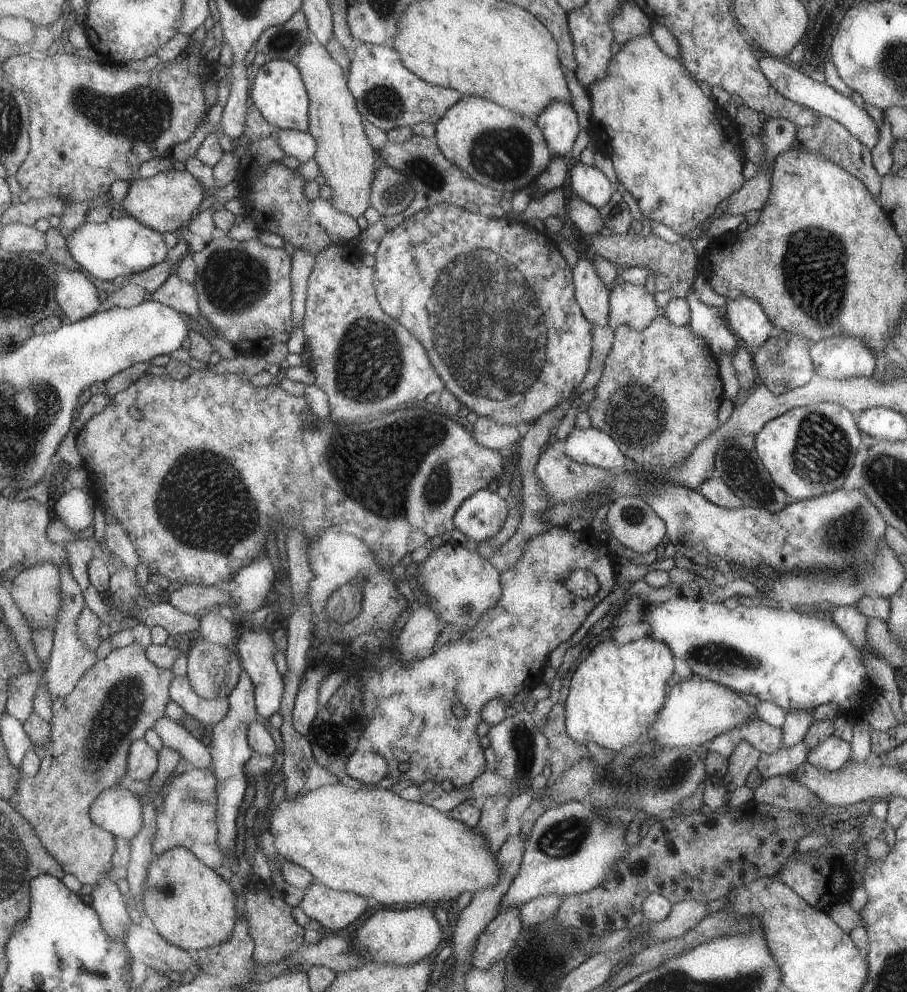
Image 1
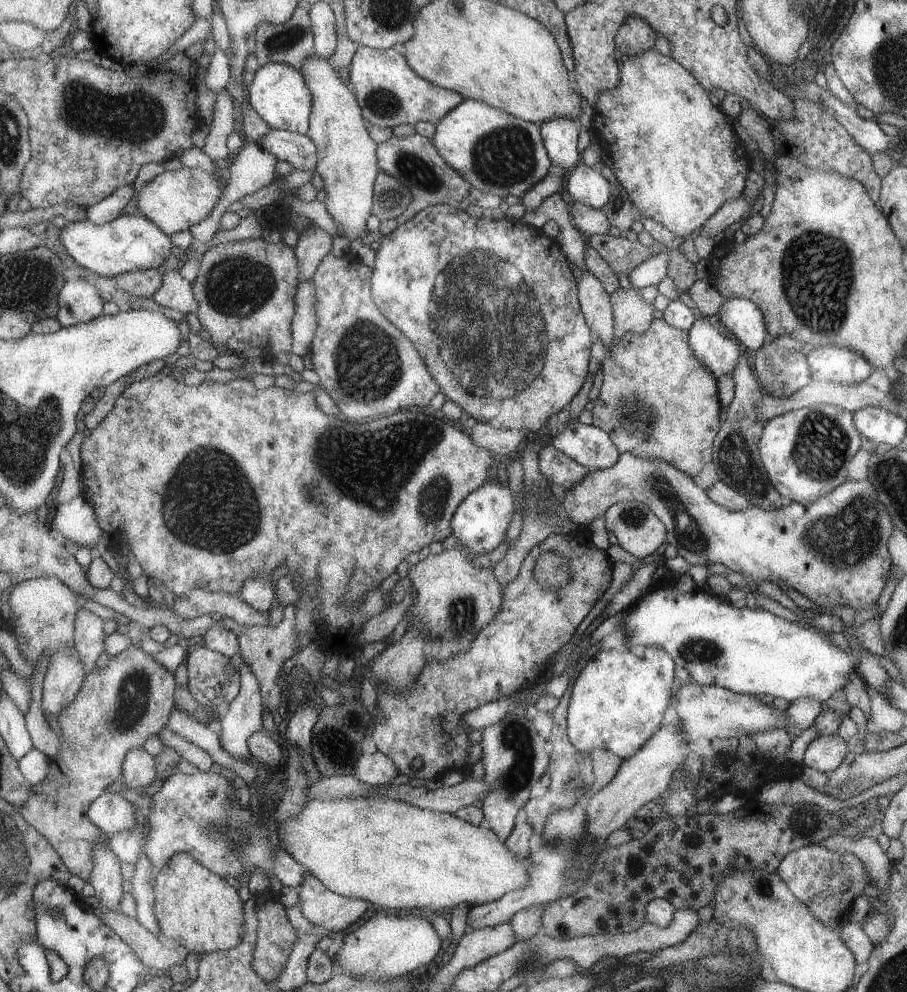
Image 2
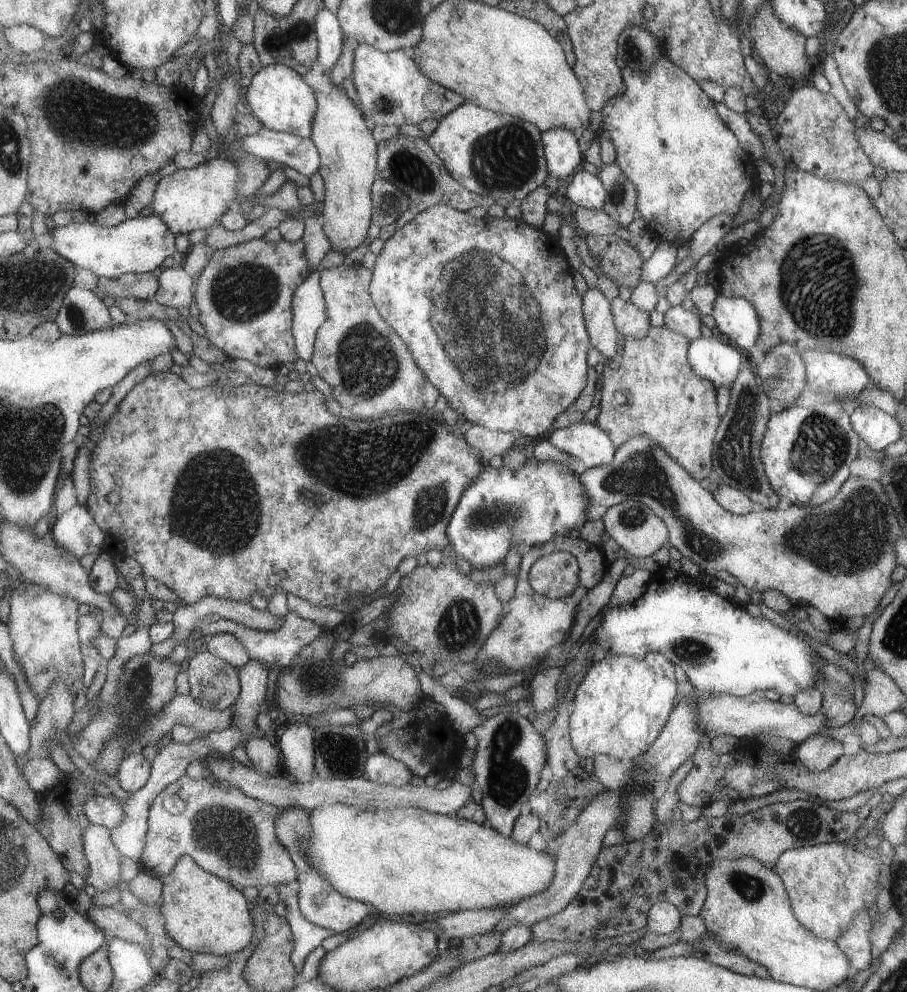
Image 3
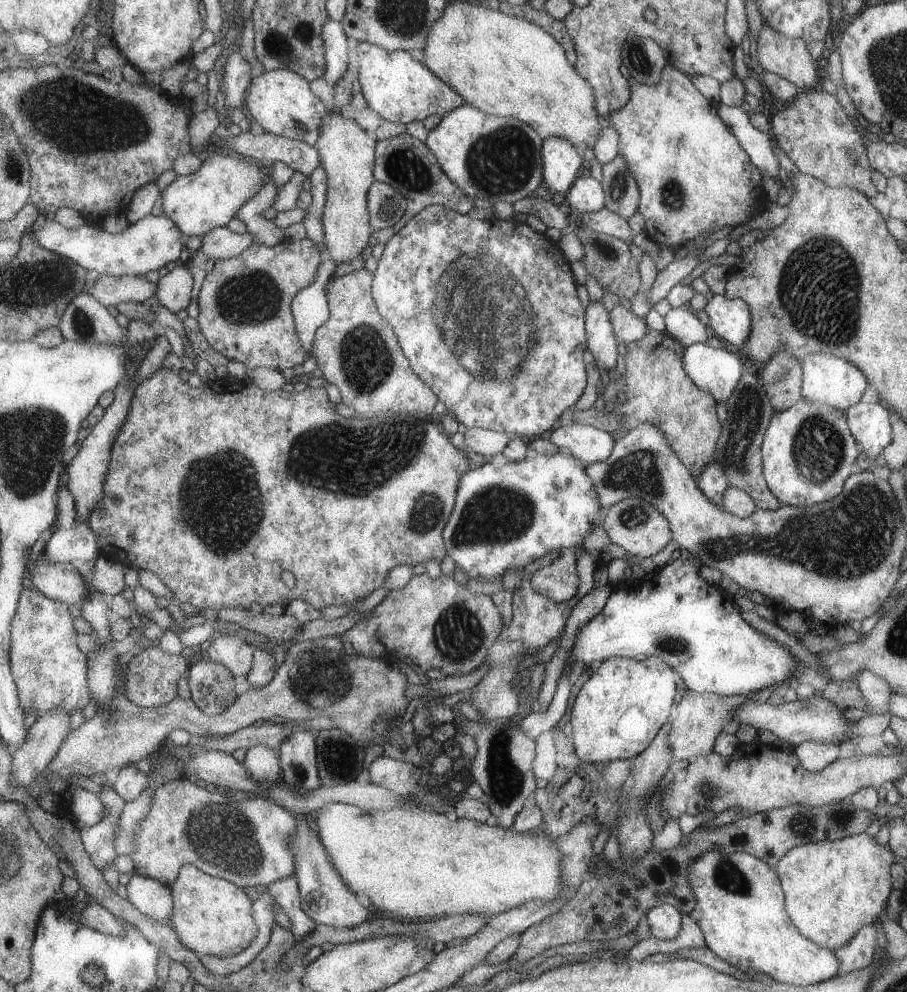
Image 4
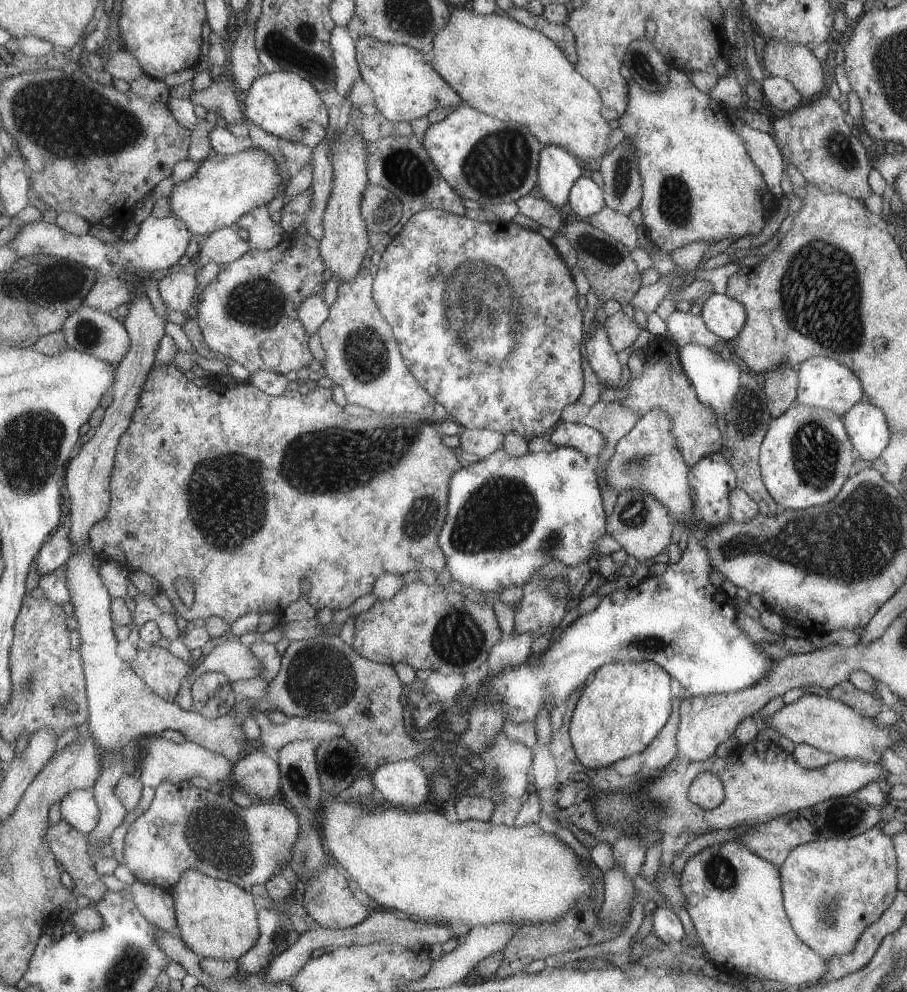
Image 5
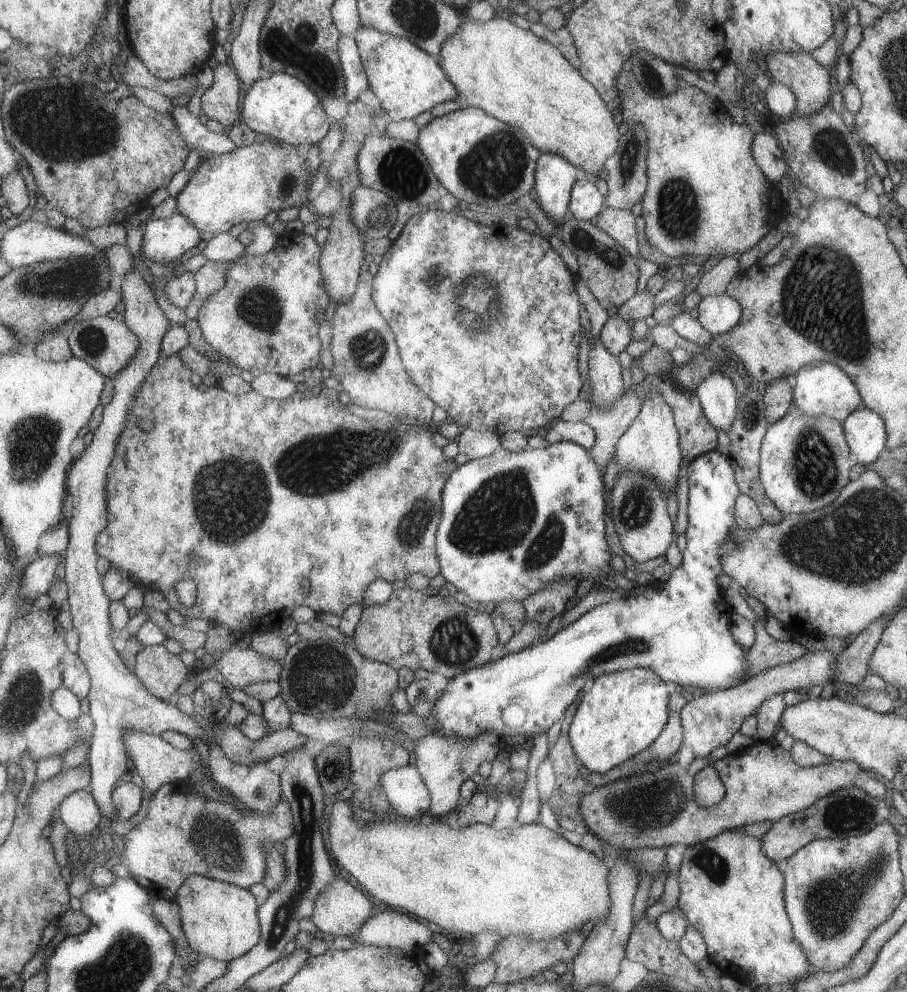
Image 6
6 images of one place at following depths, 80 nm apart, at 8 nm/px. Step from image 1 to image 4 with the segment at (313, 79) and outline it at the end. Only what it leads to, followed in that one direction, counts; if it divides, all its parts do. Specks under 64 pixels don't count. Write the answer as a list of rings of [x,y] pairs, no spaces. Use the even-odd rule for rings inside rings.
[[[329,111],[326,125],[321,129],[316,147],[325,165],[328,178],[328,199],[324,208],[324,227],[326,232],[325,255],[338,264],[351,262],[360,256],[367,246],[371,234],[368,215],[368,188],[372,186],[373,146],[375,142],[365,136],[365,132],[353,120],[343,118],[341,113]]]

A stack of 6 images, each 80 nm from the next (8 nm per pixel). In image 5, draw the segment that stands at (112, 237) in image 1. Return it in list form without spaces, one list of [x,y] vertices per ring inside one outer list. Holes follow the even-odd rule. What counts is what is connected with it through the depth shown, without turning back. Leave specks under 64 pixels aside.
[[[149,215],[139,225],[139,231],[131,240],[120,239],[113,244],[95,238],[91,232],[83,236],[75,236],[54,224],[37,221],[27,224],[26,228],[17,234],[17,238],[9,243],[9,246],[17,250],[19,257],[35,256],[37,252],[41,252],[47,256],[85,264],[96,270],[102,278],[107,278],[110,274],[118,275],[123,271],[128,276],[134,272],[149,274],[155,270],[171,269],[171,266],[177,264],[185,256],[191,240],[196,239],[200,237],[194,235],[181,218],[173,215],[168,218],[155,218]]]

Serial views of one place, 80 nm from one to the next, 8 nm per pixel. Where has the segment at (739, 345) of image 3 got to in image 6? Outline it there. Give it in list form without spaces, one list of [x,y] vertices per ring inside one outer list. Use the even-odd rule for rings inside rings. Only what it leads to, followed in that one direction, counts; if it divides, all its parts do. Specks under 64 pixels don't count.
[[[726,293],[707,295],[697,304],[699,324],[711,335],[721,335],[731,332],[740,322],[743,310],[739,302]]]

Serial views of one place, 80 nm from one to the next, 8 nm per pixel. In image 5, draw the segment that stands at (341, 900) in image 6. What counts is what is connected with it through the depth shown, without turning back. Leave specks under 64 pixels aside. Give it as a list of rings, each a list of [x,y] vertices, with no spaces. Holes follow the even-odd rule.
[[[333,861],[327,864],[323,872],[317,872],[307,882],[303,900],[306,916],[312,918],[319,925],[332,930],[356,927],[367,918],[367,908],[353,898],[353,881]]]

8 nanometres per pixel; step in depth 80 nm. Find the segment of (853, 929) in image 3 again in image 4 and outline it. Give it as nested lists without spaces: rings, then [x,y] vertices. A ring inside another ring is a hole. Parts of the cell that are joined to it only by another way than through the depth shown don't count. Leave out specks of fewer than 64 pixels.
[[[873,924],[865,925],[856,932],[851,940],[848,940],[848,943],[833,952],[840,961],[837,976],[865,968],[872,962],[871,958],[877,947],[875,932],[877,932],[877,928]]]

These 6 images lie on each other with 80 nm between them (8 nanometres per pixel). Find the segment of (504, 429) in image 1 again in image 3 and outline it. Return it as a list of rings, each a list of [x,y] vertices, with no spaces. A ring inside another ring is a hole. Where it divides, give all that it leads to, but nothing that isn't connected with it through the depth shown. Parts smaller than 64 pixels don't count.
[[[471,425],[463,432],[463,438],[471,449],[485,458],[492,455],[502,456],[515,440],[511,431],[492,431],[479,425]]]

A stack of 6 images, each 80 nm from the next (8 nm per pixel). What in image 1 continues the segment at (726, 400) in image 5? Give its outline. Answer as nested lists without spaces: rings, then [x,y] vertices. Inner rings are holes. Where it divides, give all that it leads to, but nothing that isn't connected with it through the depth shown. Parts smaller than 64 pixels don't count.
[[[692,288],[684,299],[690,308],[688,325],[693,336],[703,339],[708,344],[709,350],[716,360],[722,352],[731,357],[739,343],[733,339],[729,329],[725,328],[723,320],[719,318],[717,308],[703,304]]]

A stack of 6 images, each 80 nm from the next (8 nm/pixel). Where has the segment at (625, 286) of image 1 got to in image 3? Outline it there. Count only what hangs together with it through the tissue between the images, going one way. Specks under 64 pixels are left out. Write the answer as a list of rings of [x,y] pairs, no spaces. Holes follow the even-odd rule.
[[[615,297],[611,302],[612,317],[616,331],[624,339],[640,339],[648,334],[648,313],[637,310],[629,300]]]

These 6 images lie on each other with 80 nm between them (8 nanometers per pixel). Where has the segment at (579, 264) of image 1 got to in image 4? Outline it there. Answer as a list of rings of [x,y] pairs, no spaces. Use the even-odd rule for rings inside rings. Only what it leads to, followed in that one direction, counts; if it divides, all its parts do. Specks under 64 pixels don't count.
[[[601,300],[587,302],[585,309],[585,333],[588,334],[586,350],[595,358],[595,367],[603,372],[611,372],[616,364],[617,338],[613,333],[610,312],[604,309]]]

